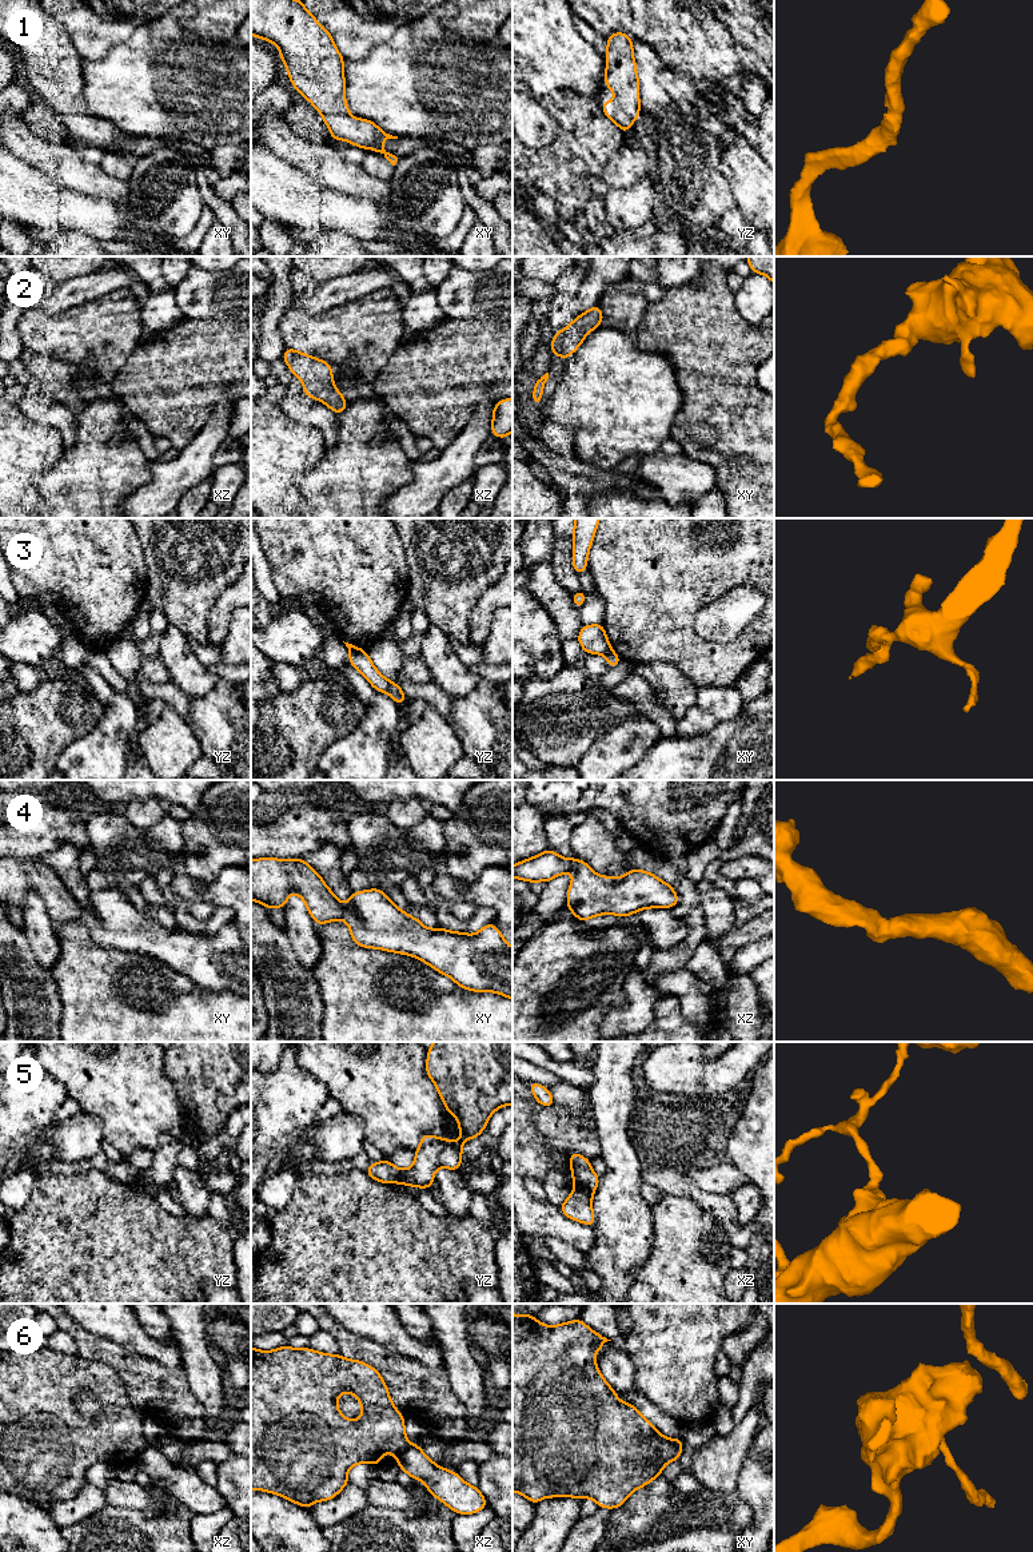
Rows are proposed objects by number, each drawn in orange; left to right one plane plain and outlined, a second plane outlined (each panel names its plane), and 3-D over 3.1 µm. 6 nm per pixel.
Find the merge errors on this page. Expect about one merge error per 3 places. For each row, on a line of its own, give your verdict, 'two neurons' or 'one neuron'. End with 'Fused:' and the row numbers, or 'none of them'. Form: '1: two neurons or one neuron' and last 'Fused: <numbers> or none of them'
1: one neuron
2: one neuron
3: two neurons
4: one neuron
5: two neurons
6: two neurons
Fused: 3, 5, 6

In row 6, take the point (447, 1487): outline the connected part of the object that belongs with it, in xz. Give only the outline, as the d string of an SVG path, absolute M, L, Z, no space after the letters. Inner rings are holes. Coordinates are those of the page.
M420 1446L404 1450L396 1463L412 1480L422 1480L428 1492L455 1513L472 1515L487 1507L478 1487L464 1483L456 1472L438 1467Z

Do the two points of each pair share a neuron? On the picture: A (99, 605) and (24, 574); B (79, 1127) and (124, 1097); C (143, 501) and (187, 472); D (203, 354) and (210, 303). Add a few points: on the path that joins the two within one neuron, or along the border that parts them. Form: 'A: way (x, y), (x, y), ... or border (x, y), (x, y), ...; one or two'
A: way (80, 587), (68, 574), (43, 574); one
B: border (80, 1110), (96, 1114), (100, 1118), (106, 1141); two
C: way (154, 500), (176, 477); one
D: border (186, 317), (236, 319); two

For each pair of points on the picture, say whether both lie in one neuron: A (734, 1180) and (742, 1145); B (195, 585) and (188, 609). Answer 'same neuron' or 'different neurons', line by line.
A: different neurons
B: same neuron

